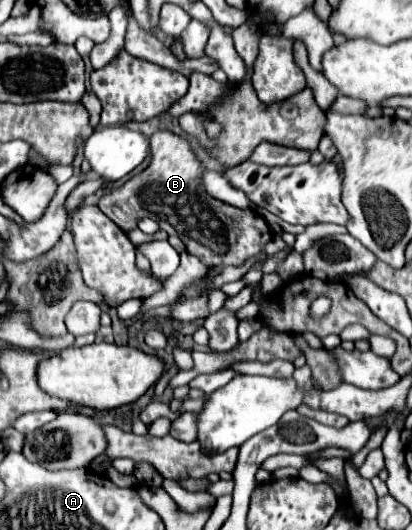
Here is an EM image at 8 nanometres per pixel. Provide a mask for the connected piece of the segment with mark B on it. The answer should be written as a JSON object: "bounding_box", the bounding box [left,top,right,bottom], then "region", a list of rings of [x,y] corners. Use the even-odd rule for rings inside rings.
{"bounding_box":[97,131,271,267],"region":[[[157,131],[151,135],[151,149],[153,149],[153,159],[151,165],[141,171],[139,175],[133,175],[125,185],[121,185],[119,189],[113,189],[109,193],[105,193],[97,207],[115,223],[119,225],[123,231],[127,229],[135,229],[137,221],[143,217],[151,217],[155,219],[163,231],[167,231],[169,235],[177,235],[187,251],[195,257],[199,257],[207,267],[227,267],[227,265],[241,265],[245,259],[257,255],[263,245],[271,239],[271,229],[267,227],[267,223],[263,223],[263,219],[255,217],[255,225],[251,227],[251,221],[247,215],[243,219],[239,219],[239,211],[255,211],[255,209],[237,209],[229,203],[223,203],[219,199],[209,197],[201,187],[203,187],[203,173],[205,173],[205,165],[201,163],[201,159],[193,153],[191,145],[187,139],[171,133],[171,131]]]}

